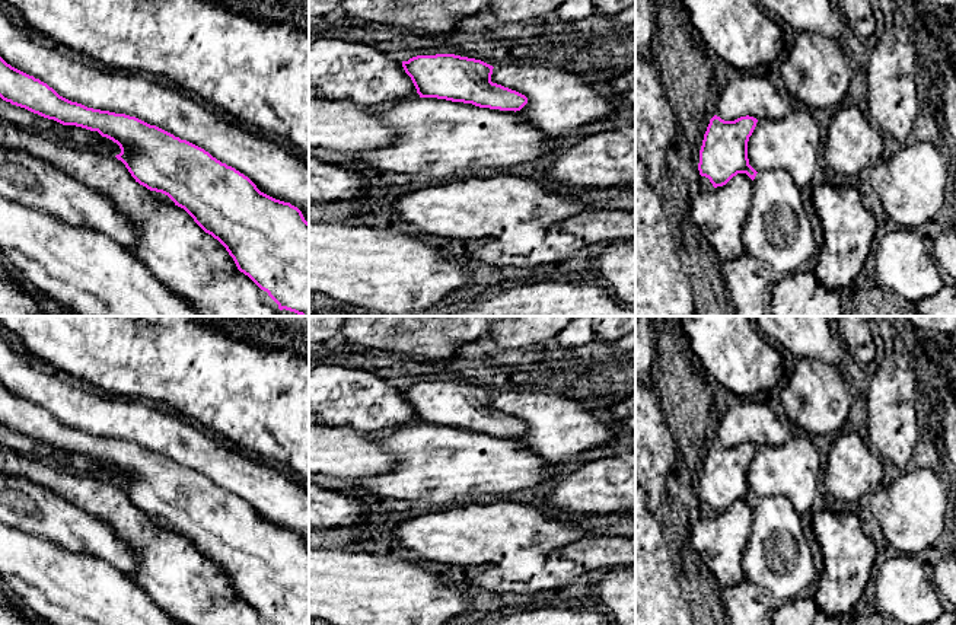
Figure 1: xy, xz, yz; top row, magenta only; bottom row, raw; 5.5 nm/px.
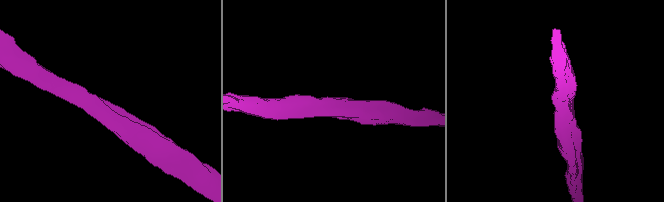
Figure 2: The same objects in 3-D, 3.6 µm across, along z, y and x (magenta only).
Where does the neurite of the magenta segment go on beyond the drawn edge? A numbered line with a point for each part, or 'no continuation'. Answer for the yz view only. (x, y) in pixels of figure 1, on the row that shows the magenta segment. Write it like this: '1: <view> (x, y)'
no continuation

